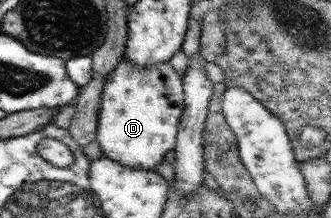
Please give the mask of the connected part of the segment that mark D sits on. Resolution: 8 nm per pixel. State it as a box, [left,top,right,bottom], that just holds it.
[97,55,184,170]

